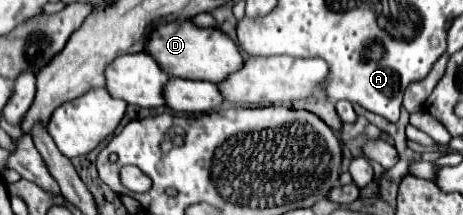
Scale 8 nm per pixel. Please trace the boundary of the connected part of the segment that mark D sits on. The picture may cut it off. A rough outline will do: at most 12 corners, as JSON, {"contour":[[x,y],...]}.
{"contour":[[191,20],[159,26],[145,48],[171,76],[223,82],[239,46]]}

